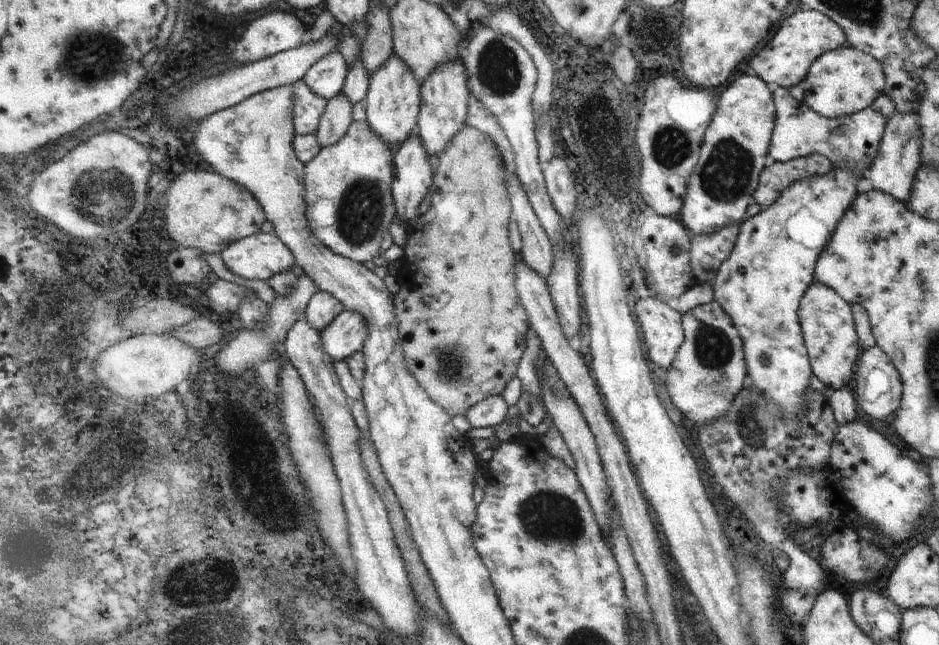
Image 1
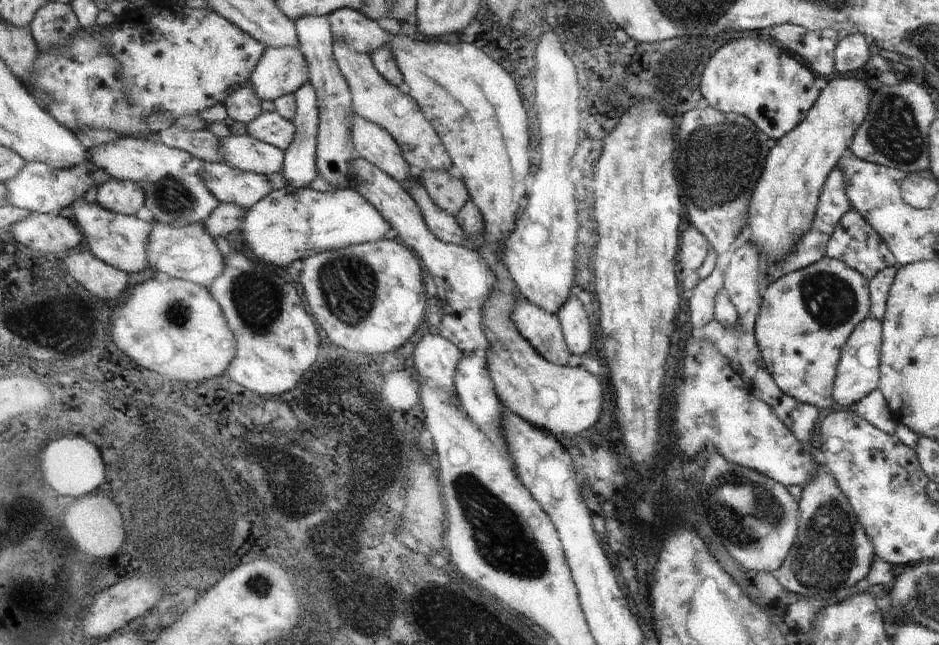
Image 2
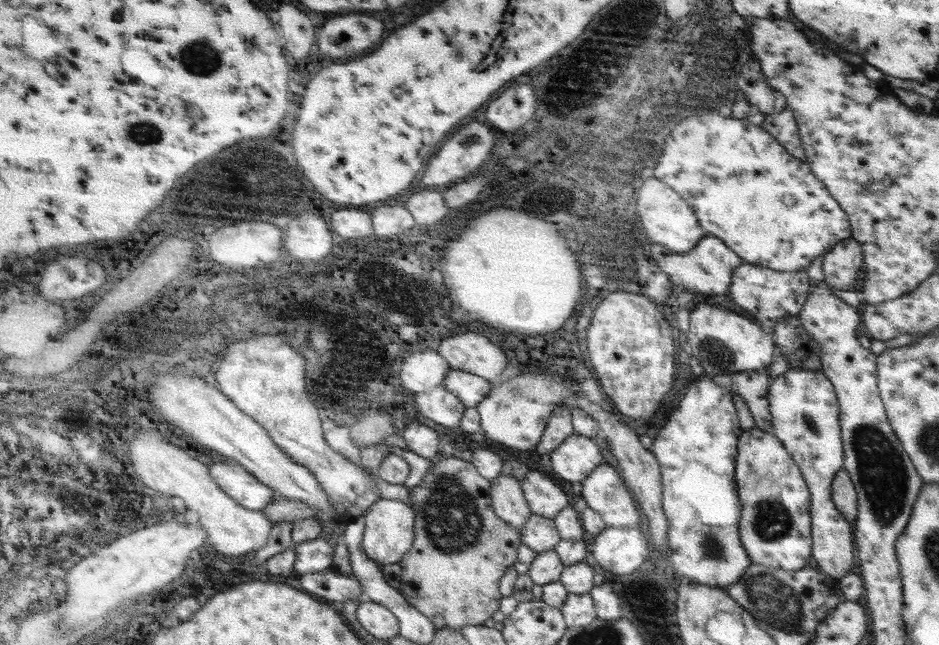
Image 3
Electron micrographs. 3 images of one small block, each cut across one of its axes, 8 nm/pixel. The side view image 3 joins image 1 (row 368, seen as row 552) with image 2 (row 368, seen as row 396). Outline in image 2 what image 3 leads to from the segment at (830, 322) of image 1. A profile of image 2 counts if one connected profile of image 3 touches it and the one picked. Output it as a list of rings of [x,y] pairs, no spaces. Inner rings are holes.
[[[827,256],[769,284],[761,292],[755,342],[777,388],[801,404],[829,408],[841,348],[857,324],[869,316],[869,304],[869,280]]]

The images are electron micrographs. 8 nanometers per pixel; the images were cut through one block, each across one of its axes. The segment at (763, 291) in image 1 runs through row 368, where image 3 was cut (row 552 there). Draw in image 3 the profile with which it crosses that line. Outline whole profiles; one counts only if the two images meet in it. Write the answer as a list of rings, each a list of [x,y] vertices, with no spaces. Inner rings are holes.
[[[749,428],[739,434],[737,440],[737,456],[735,456],[735,488],[739,496],[741,506],[741,518],[739,518],[739,542],[751,560],[751,564],[773,568],[773,570],[787,570],[795,572],[807,566],[807,558],[811,556],[811,500],[809,500],[809,488],[805,486],[805,480],[789,456],[789,452],[783,448],[783,444],[777,440],[777,436],[759,430]],[[757,478],[771,478],[773,486],[767,486],[763,482],[757,482]]]

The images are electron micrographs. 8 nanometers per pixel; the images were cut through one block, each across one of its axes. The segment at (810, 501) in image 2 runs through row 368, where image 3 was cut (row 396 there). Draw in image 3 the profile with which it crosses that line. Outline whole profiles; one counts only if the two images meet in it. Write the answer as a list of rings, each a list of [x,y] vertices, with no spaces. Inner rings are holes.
[[[763,368],[759,372],[737,372],[737,374],[729,374],[729,376],[709,376],[715,384],[719,384],[721,388],[725,388],[731,394],[737,394],[743,398],[745,406],[749,408],[753,420],[755,420],[755,428],[765,430],[765,432],[773,432],[771,426],[771,412],[769,412],[769,404],[767,404],[767,390],[769,390],[769,368]]]

